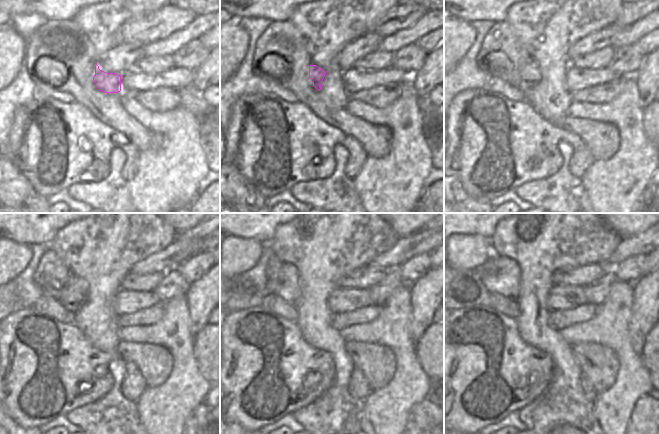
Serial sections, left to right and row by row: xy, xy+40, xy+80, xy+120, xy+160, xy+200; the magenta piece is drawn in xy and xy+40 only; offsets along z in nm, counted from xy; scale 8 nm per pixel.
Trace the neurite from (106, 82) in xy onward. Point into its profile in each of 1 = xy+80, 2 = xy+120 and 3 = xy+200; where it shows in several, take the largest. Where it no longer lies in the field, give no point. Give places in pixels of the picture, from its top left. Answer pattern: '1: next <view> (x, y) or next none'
1: next xy+80 (530, 73)
2: next xy+120 (72, 295)
3: next xy+200 (499, 274)

